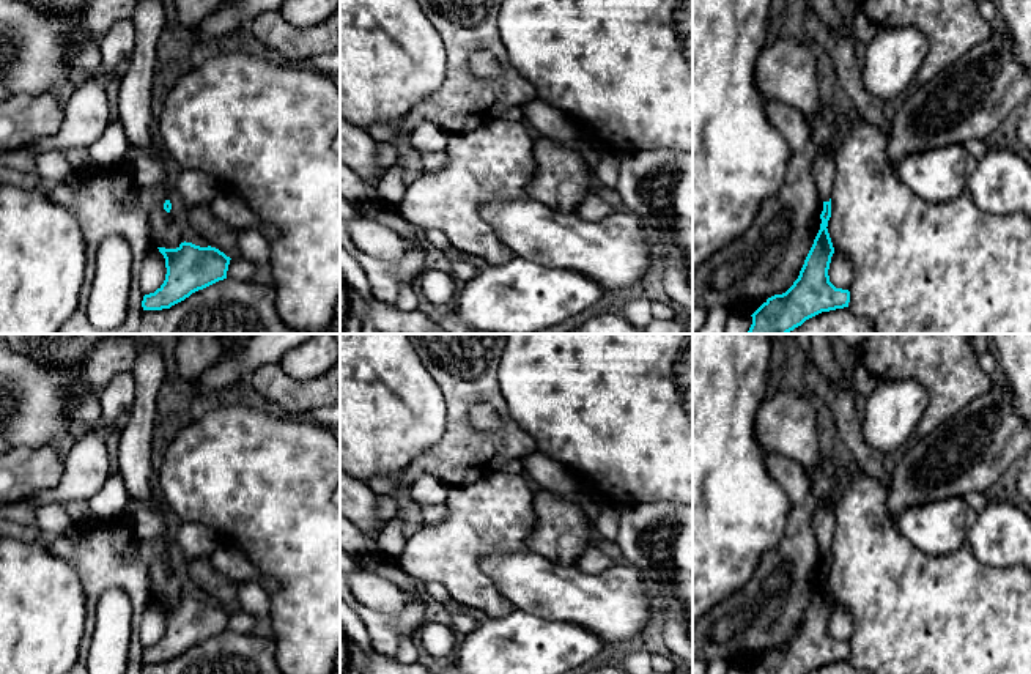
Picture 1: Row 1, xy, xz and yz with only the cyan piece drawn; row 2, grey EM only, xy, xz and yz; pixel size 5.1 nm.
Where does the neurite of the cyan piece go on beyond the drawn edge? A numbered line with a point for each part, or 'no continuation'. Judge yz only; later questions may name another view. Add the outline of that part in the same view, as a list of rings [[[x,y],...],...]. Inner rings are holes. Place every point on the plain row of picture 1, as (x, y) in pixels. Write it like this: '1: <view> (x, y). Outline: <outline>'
1: yz (824, 520). Outline: [[[834,501],[817,504],[812,517],[812,526],[823,554],[830,554],[836,524]]]

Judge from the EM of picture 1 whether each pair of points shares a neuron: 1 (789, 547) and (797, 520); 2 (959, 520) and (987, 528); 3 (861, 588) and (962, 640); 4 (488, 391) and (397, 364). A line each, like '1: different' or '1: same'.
1: same
2: different
3: same
4: different

